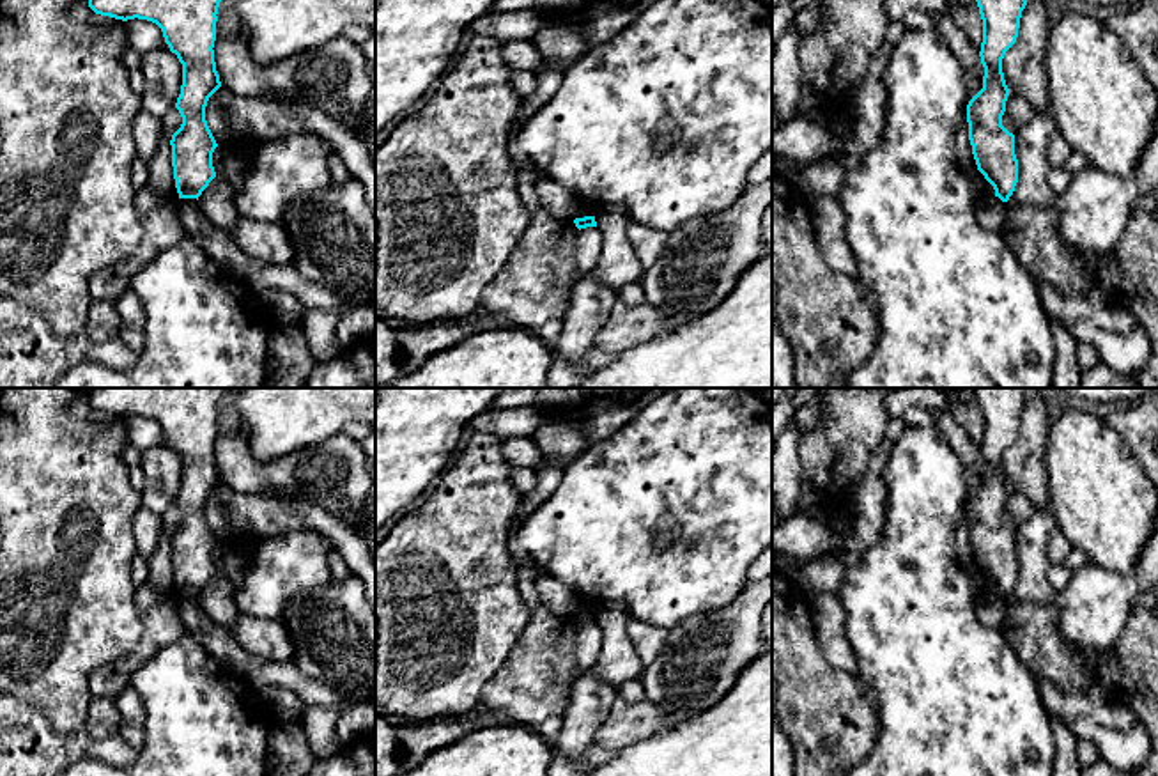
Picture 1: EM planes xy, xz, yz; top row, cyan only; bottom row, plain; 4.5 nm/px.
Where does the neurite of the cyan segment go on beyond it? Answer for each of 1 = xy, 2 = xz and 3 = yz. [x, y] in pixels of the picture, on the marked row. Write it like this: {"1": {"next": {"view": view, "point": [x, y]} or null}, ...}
{"1": {"next": null}, "2": {"next": null}, "3": {"next": null}}

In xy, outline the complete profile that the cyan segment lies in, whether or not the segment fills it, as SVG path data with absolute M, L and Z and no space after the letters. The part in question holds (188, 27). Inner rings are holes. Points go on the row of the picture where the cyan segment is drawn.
M89 0L89 7L115 19L156 23L182 64L182 85L175 108L182 117L172 135L172 167L179 198L197 198L216 177L212 152L218 147L207 120L209 97L221 87L214 62L218 7L221 0Z

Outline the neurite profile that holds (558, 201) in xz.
M540 175L535 188L540 198L540 206L544 206L549 214L568 221L574 221L581 216L584 202L556 181Z

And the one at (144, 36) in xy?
M127 19L126 21L127 48L140 55L145 55L156 48L165 46L165 37L161 28L147 19Z

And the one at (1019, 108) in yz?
M1009 92L1006 101L1006 112L1002 115L1002 126L1015 135L1022 126L1025 126L1032 119L1032 115L1032 105L1025 97Z

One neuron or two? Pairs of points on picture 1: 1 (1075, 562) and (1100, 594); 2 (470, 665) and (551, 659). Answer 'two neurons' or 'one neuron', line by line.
1: two neurons
2: two neurons

